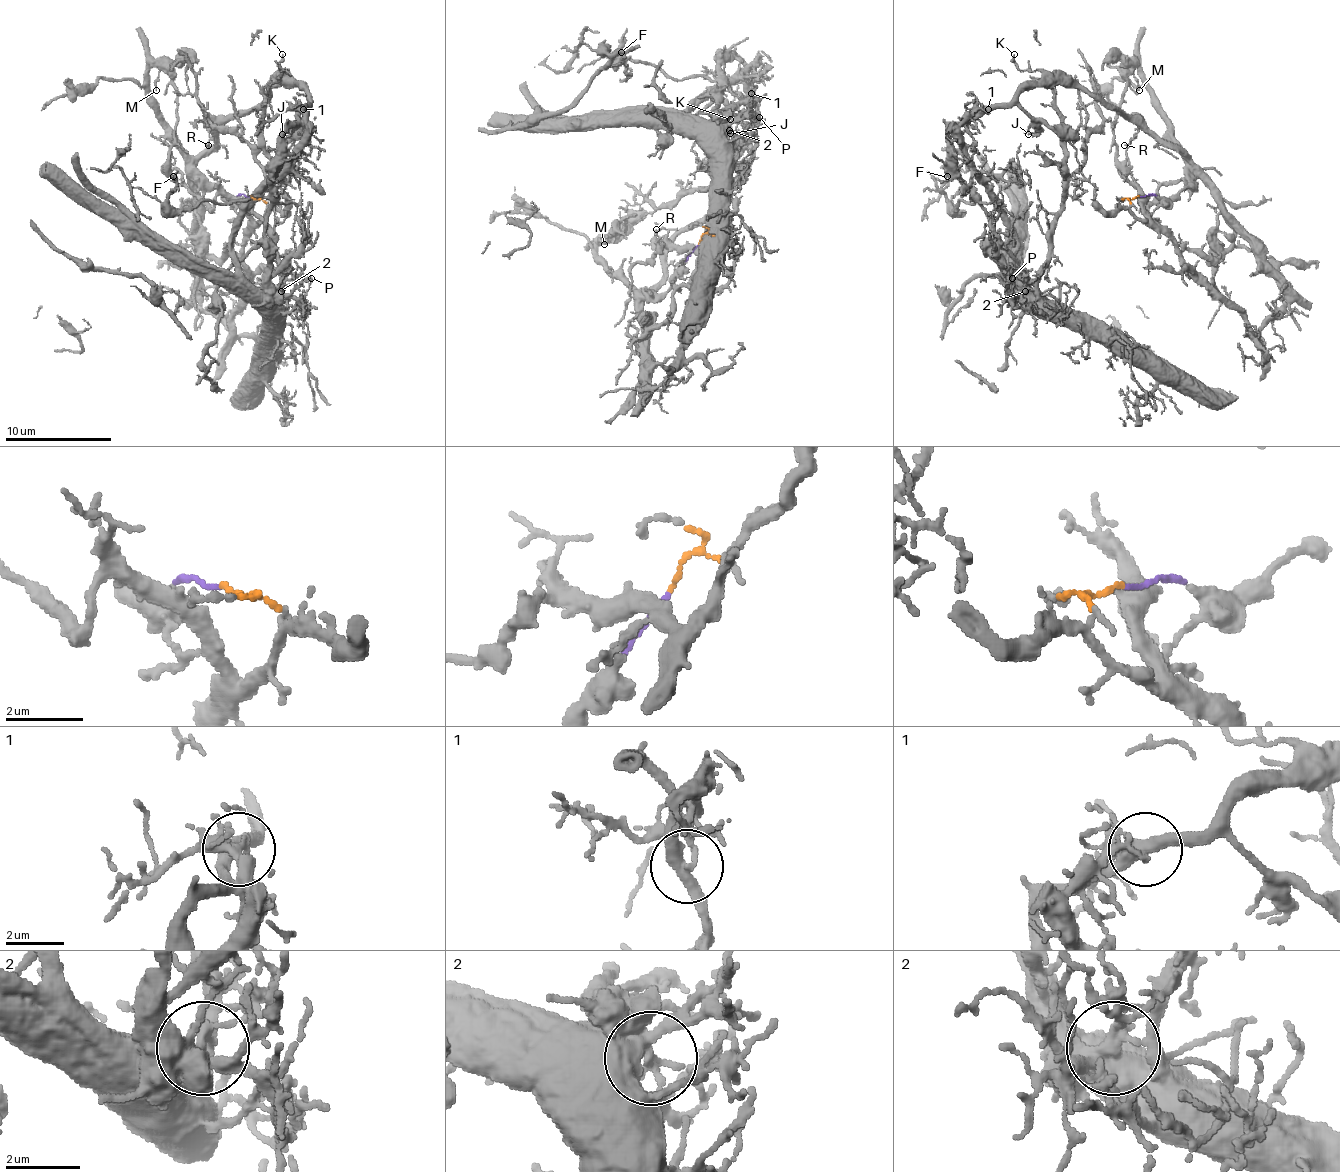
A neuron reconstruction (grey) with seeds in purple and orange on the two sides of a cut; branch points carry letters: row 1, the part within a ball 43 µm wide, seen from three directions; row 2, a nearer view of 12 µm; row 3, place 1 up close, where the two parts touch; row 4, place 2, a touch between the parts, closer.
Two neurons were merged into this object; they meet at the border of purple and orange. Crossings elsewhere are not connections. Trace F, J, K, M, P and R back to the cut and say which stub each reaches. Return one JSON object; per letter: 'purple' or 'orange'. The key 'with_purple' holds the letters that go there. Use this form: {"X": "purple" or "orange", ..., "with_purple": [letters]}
{"F": "purple", "J": "purple", "K": "purple", "M": "purple", "P": "orange", "R": "purple", "with_purple": ["F", "J", "K", "M", "R"]}

